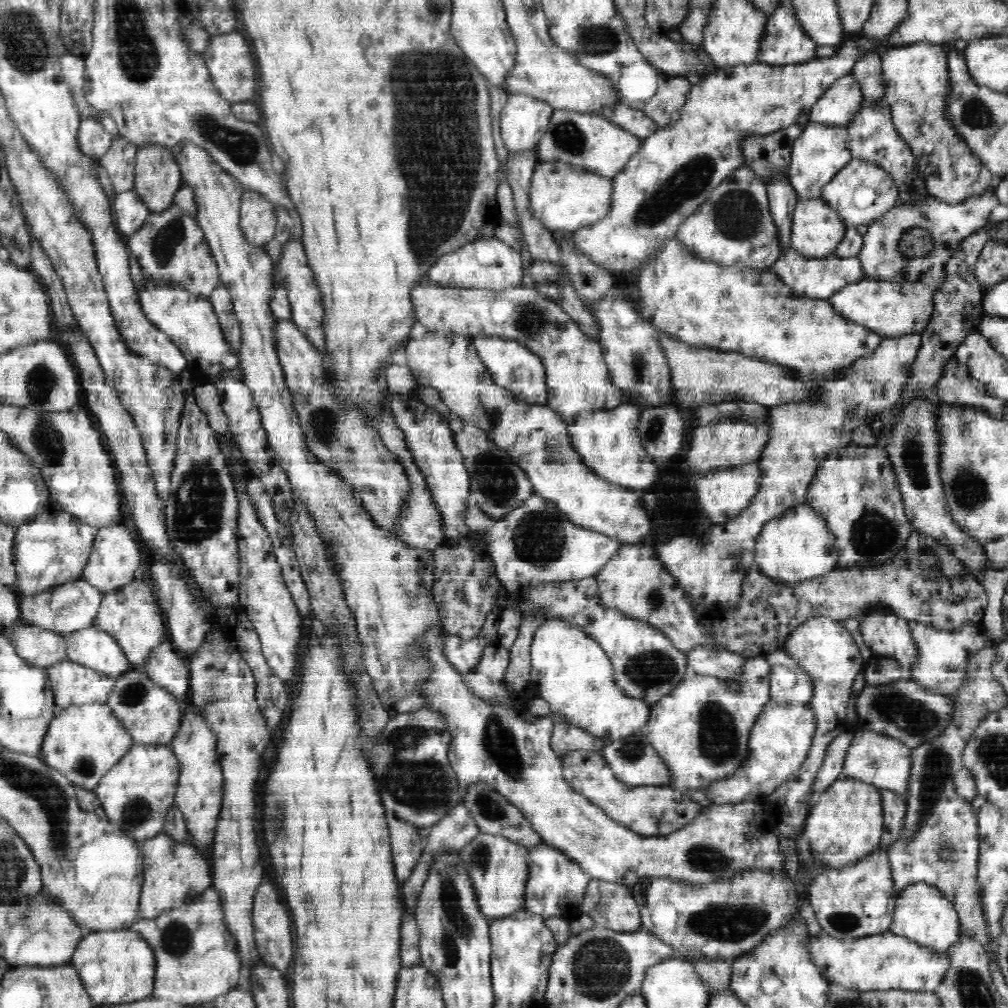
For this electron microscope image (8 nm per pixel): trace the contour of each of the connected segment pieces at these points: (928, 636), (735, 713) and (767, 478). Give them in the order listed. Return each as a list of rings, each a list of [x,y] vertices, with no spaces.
[[[915,620],[907,621],[912,638],[915,639],[916,649],[919,652],[919,661],[912,670],[908,671],[908,679],[920,683],[926,691],[936,691],[944,696],[954,696],[958,688],[964,688],[966,684],[966,666],[970,655],[976,654],[986,642],[986,635],[982,631],[980,623],[973,623],[956,628],[956,630],[936,630]]]
[[[754,655],[754,658],[745,660],[742,673],[738,678],[732,679],[732,682],[689,673],[670,696],[651,706],[650,720],[642,728],[641,734],[648,739],[668,766],[672,787],[685,795],[690,790],[704,791],[712,781],[732,776],[743,765],[749,755],[749,736],[764,706],[771,701],[771,672],[772,666],[767,658]]]
[[[921,334],[884,337],[876,350],[864,354],[864,358],[858,358],[850,366],[837,371],[833,378],[814,381],[812,399],[808,402],[784,402],[780,406],[768,407],[768,442],[765,443],[760,461],[757,462],[762,473],[761,485],[752,497],[751,504],[734,520],[723,525],[715,524],[711,533],[706,534],[706,537],[698,542],[688,538],[687,535],[678,535],[655,546],[656,556],[668,572],[678,579],[686,594],[707,609],[736,606],[740,602],[742,582],[753,566],[753,551],[763,526],[773,518],[784,514],[786,510],[806,503],[808,486],[812,484],[812,478],[820,462],[837,450],[836,448],[845,447],[851,442],[852,430],[856,425],[870,425],[872,421],[882,416],[881,413],[892,408],[900,400],[921,342]]]

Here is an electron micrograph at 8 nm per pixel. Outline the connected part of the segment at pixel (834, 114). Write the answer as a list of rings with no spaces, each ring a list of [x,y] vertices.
[[[852,74],[841,77],[812,107],[810,121],[847,126],[863,106],[861,86]]]

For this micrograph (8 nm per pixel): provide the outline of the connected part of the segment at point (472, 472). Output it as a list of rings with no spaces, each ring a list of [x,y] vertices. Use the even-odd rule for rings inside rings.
[[[456,414],[450,416],[450,429],[471,478],[470,499],[483,513],[489,515],[494,521],[498,521],[509,511],[520,506],[529,495],[535,494],[532,482],[524,470],[510,458],[504,460],[504,456],[500,456],[498,460],[500,448],[488,438],[483,430],[467,423],[464,424],[464,421]]]

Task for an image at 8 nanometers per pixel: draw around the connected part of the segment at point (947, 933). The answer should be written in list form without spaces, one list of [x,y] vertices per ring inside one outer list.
[[[925,882],[912,883],[900,892],[889,932],[938,953],[948,952],[951,946],[960,941],[962,934],[955,906],[941,890]]]

